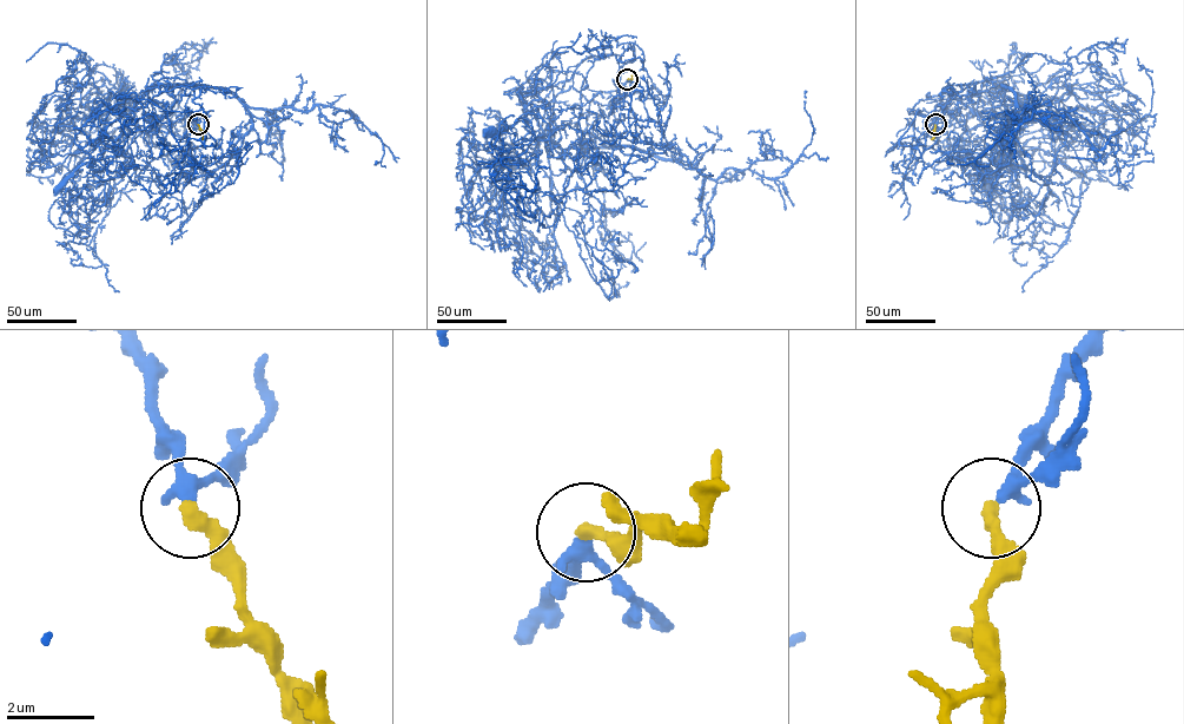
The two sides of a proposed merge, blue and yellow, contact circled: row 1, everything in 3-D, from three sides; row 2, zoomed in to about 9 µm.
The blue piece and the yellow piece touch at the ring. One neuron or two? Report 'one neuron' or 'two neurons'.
one neuron

